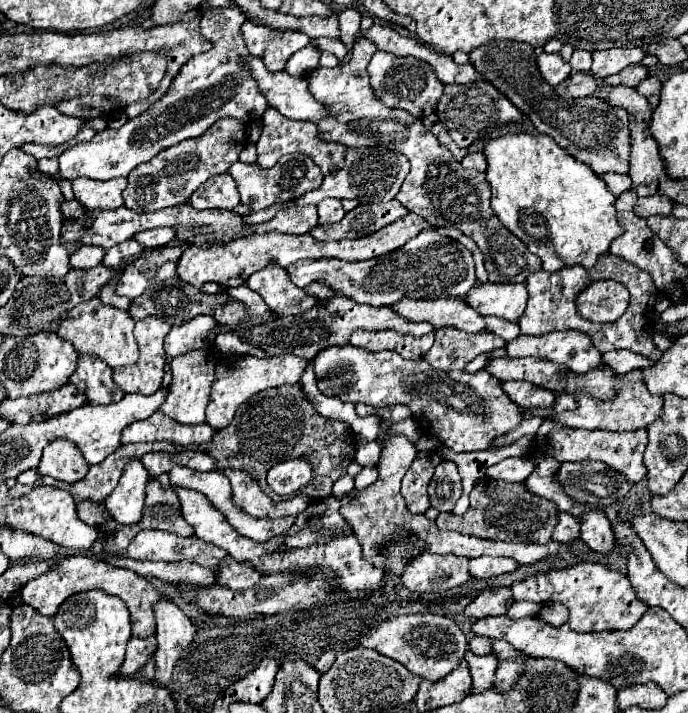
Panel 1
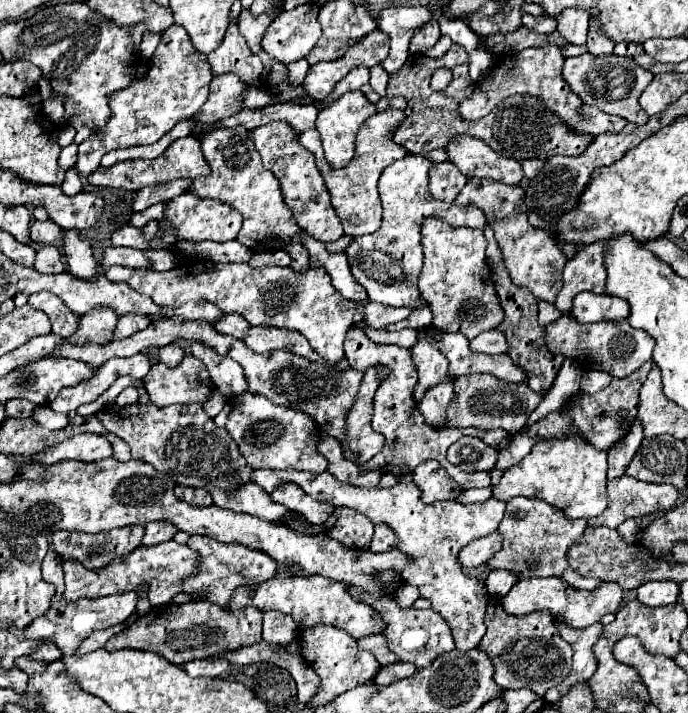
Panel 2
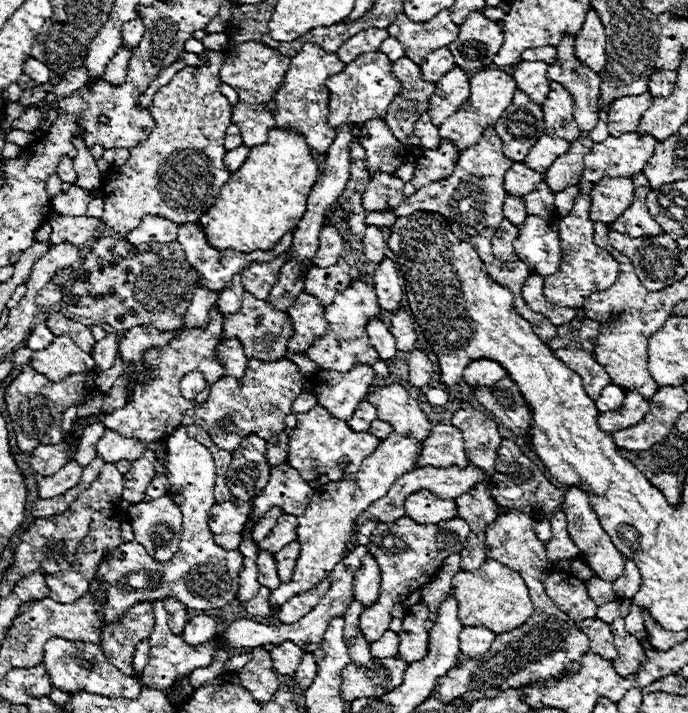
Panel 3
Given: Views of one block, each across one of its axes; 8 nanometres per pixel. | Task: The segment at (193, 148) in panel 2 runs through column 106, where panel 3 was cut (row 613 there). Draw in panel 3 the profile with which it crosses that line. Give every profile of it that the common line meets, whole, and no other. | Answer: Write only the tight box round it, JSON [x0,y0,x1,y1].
[162,596,188,634]

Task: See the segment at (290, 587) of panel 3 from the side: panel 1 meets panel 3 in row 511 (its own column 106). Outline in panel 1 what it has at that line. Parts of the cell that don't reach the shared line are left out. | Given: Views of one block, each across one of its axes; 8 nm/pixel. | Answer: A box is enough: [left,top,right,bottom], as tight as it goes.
[58,298,138,370]

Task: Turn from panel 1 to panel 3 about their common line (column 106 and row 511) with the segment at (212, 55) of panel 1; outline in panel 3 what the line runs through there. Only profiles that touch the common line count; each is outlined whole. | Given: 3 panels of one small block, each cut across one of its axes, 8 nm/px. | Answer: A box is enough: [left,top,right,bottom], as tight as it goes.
[128,496,182,562]

